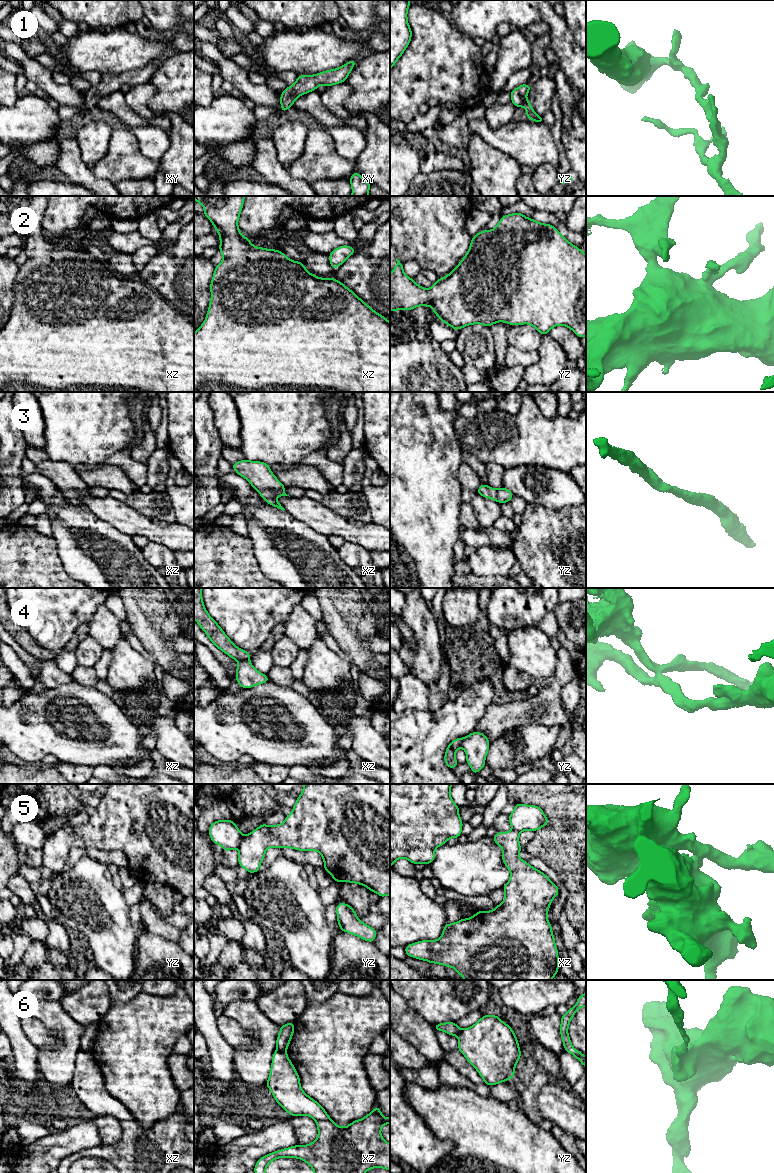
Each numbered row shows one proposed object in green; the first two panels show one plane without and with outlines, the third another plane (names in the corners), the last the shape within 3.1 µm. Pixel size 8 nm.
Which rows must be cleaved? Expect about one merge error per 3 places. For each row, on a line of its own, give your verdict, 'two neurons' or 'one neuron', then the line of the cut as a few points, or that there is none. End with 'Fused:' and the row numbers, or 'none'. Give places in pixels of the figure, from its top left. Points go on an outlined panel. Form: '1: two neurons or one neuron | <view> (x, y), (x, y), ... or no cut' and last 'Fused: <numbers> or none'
1: one neuron | no cut
2: one neuron | no cut
3: one neuron | no cut
4: two neurons | xz (248, 659), (238, 661)
5: one neuron | no cut
6: two neurons | xz (277, 1049), (285, 1051)
Fused: 4, 6

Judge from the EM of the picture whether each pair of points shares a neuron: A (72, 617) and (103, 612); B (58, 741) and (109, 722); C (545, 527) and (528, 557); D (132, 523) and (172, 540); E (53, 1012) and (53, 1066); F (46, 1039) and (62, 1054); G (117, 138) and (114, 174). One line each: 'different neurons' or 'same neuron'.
A: different neurons
B: same neuron
C: same neuron
D: same neuron
E: same neuron
F: different neurons
G: same neuron

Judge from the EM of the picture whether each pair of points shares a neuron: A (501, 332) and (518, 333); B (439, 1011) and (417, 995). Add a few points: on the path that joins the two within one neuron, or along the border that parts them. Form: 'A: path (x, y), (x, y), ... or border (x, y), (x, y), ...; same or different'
A: border (512, 326), (507, 335), (508, 345); different
B: path (434, 1006), (422, 995); same

